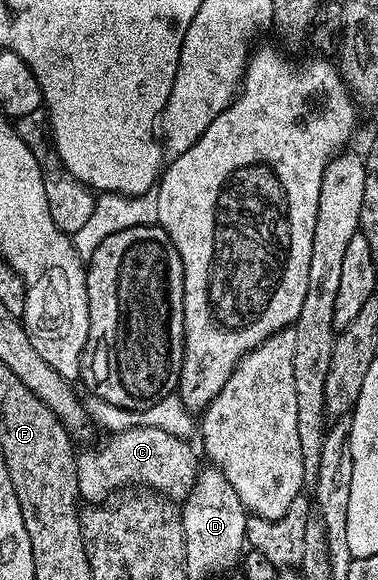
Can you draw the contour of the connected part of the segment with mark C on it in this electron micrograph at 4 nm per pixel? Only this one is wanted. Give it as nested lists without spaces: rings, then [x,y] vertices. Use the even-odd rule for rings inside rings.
[[[131,427],[125,431],[117,431],[111,436],[112,439],[109,443],[104,443],[101,445],[97,451],[80,451],[76,457],[76,472],[78,473],[78,489],[80,490],[80,499],[83,500],[85,504],[95,505],[102,504],[115,492],[117,489],[115,487],[120,487],[123,483],[132,483],[128,485],[143,485],[145,488],[151,489],[153,492],[157,492],[162,496],[167,497],[172,501],[182,501],[187,495],[192,491],[192,486],[196,484],[196,476],[198,474],[198,466],[196,467],[196,455],[192,452],[191,442],[185,441],[183,438],[178,436],[172,436],[170,433],[163,432],[162,429],[150,428],[150,427]]]

